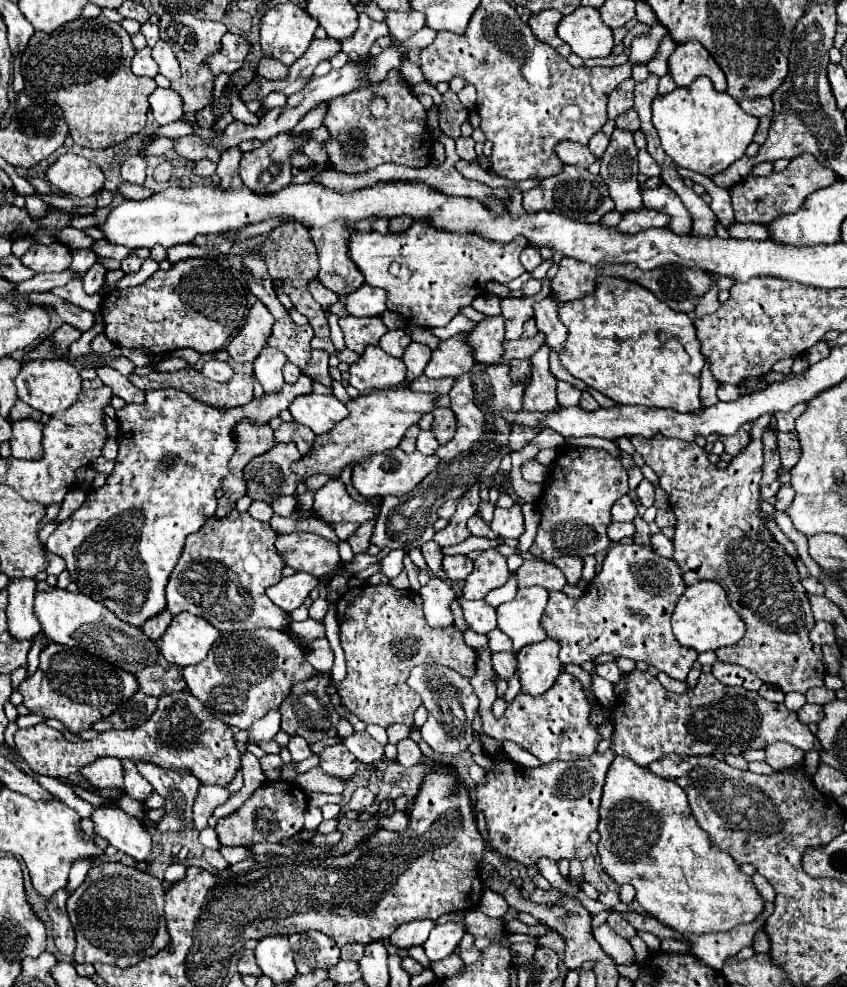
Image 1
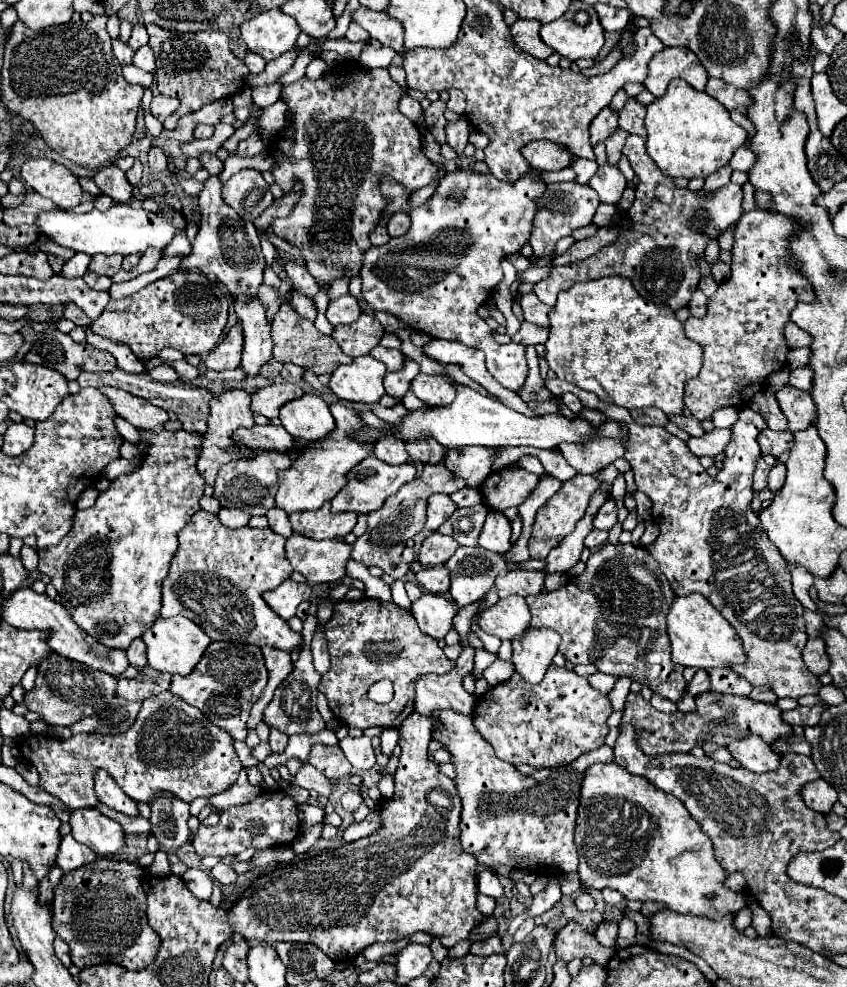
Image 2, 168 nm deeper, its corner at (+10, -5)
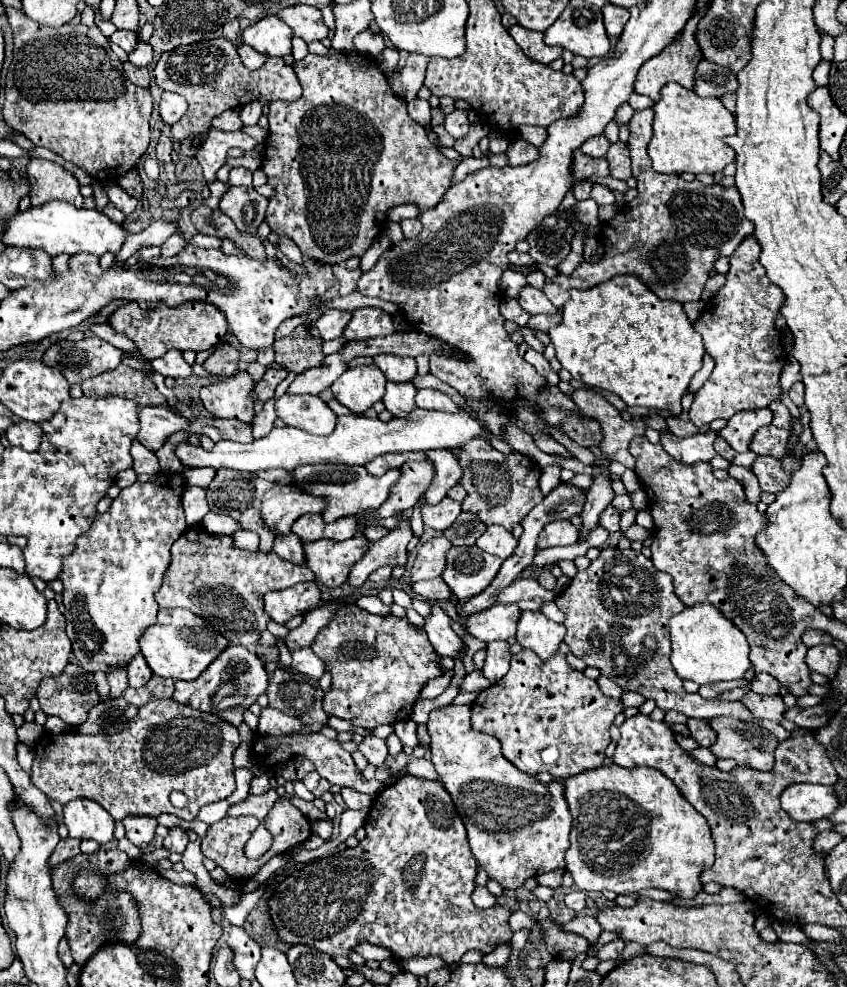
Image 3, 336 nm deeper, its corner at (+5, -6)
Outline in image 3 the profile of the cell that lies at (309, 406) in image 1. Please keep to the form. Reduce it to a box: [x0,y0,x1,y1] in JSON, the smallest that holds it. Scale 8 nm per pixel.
[277,396,335,436]

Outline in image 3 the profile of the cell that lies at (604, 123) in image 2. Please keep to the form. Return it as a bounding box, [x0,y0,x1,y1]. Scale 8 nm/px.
[581,134,611,158]

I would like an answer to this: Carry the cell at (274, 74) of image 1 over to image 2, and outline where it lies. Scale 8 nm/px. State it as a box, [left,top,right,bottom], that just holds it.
[244,51,266,73]

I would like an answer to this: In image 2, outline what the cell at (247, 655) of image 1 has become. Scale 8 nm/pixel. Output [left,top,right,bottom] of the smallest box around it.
[170,641,268,741]

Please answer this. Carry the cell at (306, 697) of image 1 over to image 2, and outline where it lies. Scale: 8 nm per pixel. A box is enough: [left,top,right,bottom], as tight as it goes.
[264,645,324,735]

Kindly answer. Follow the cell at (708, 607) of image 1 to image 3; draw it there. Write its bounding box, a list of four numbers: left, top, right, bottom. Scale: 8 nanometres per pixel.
[669,604,749,684]

